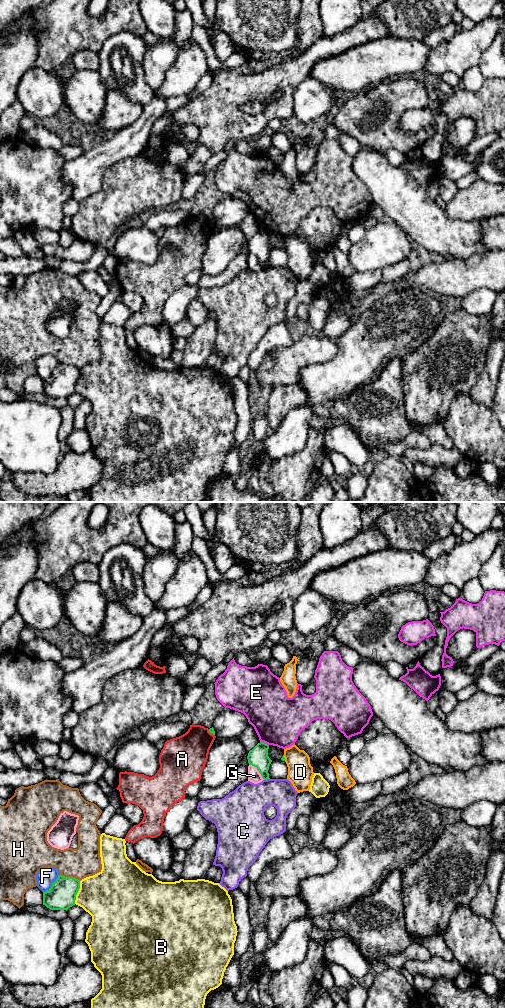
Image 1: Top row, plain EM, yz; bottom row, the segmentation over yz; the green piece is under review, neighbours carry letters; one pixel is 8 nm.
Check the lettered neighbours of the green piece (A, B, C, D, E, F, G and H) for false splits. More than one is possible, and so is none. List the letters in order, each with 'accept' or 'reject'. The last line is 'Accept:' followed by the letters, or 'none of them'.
A: reject
B: reject
C: reject
D: reject
E: reject
F: reject
G: reject
H: reject
Accept: none of them

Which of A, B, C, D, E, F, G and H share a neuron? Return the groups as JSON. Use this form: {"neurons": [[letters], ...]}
{"neurons": [["A"], ["B"], ["C"], ["D"], ["E"], ["F"], ["G"], ["H"]]}

